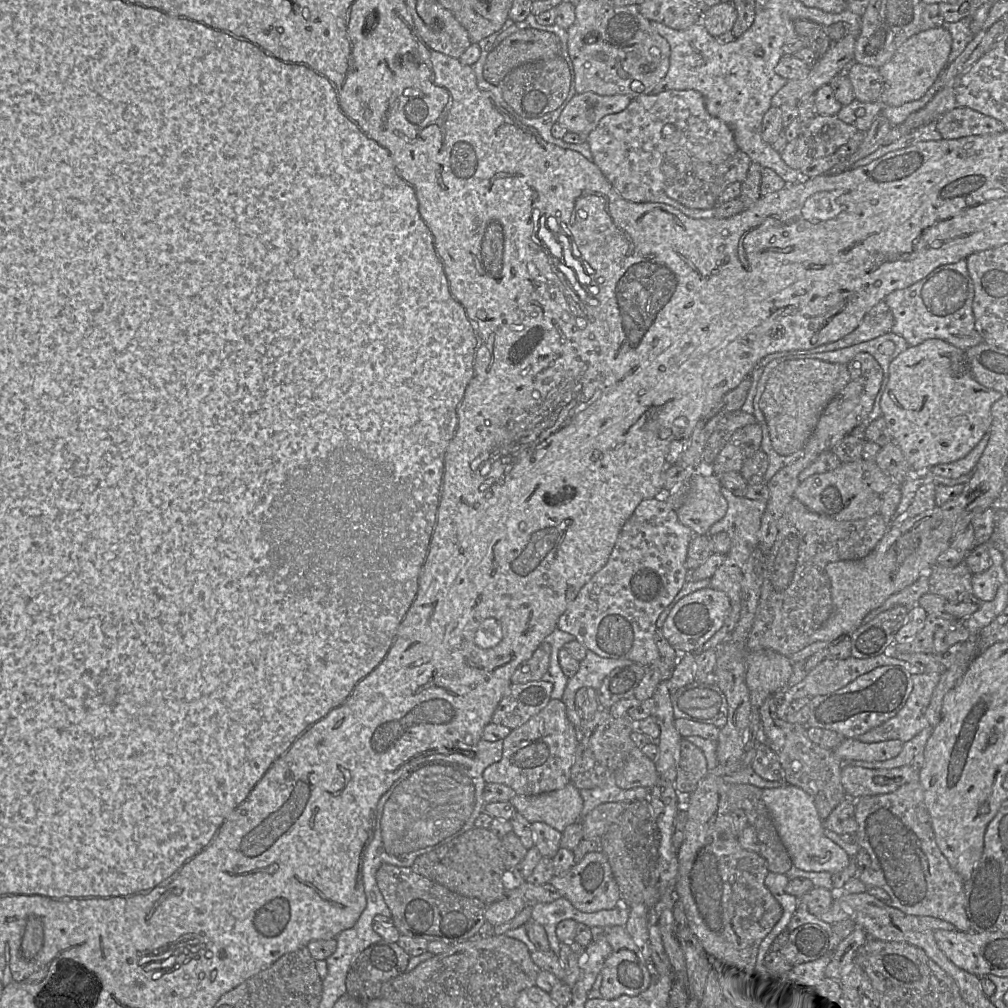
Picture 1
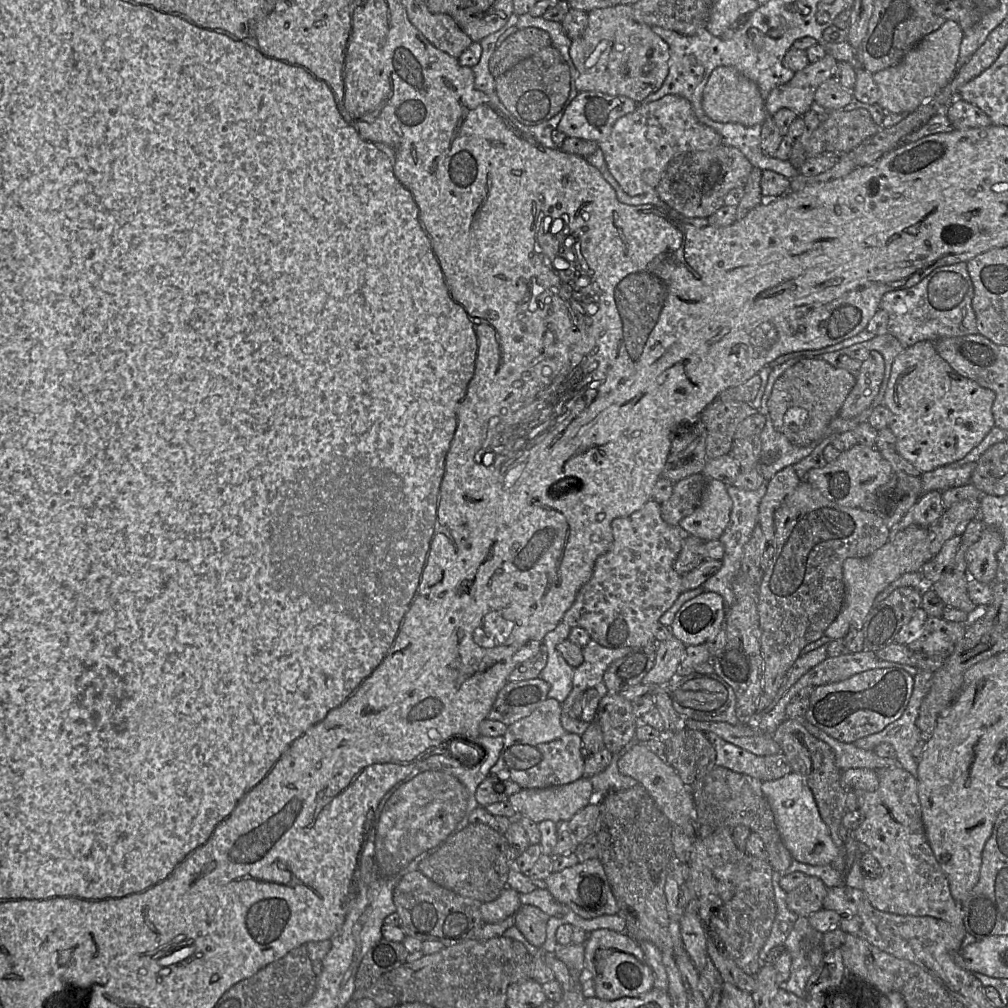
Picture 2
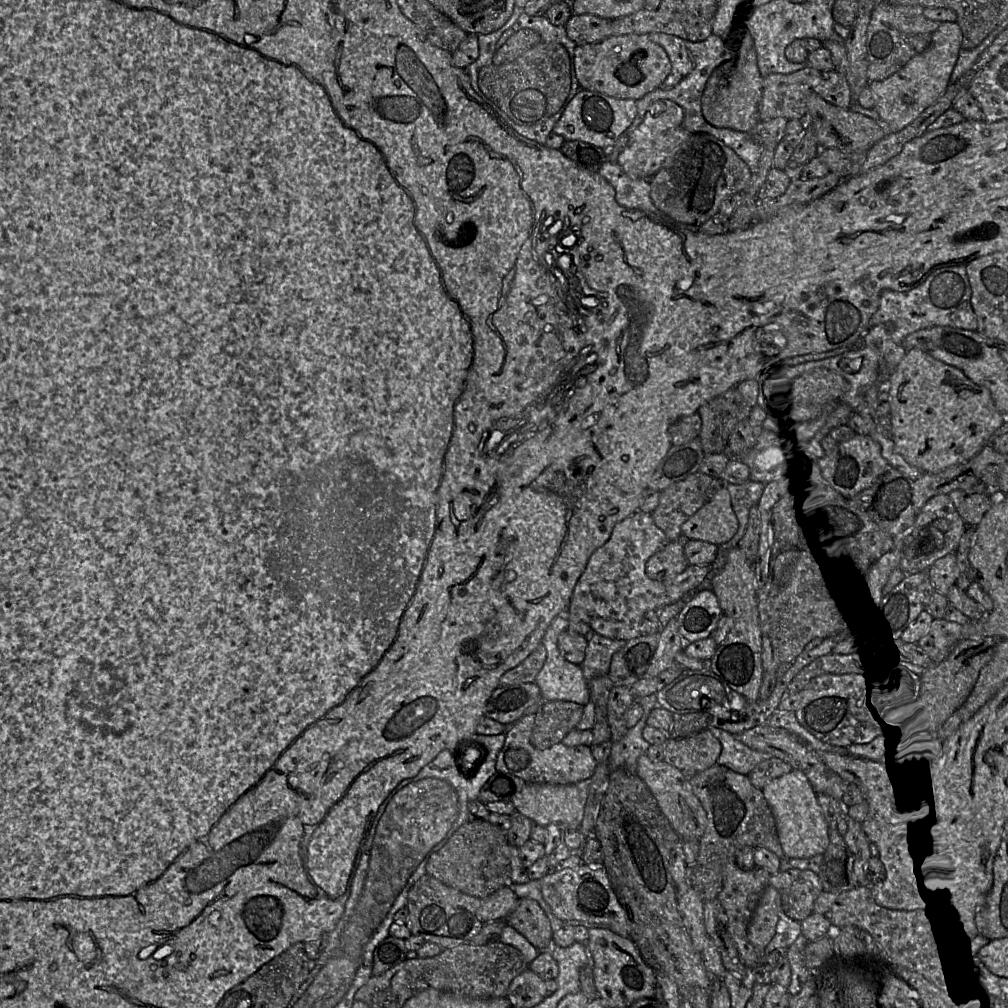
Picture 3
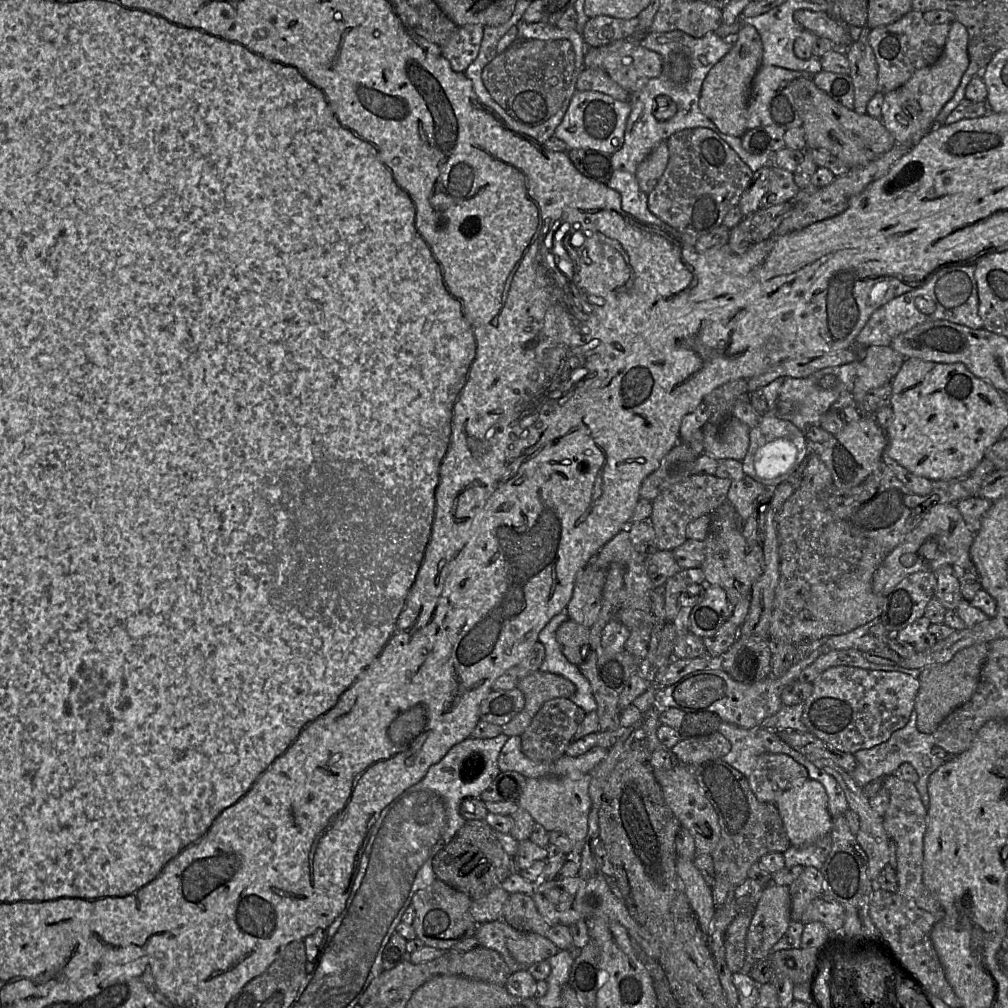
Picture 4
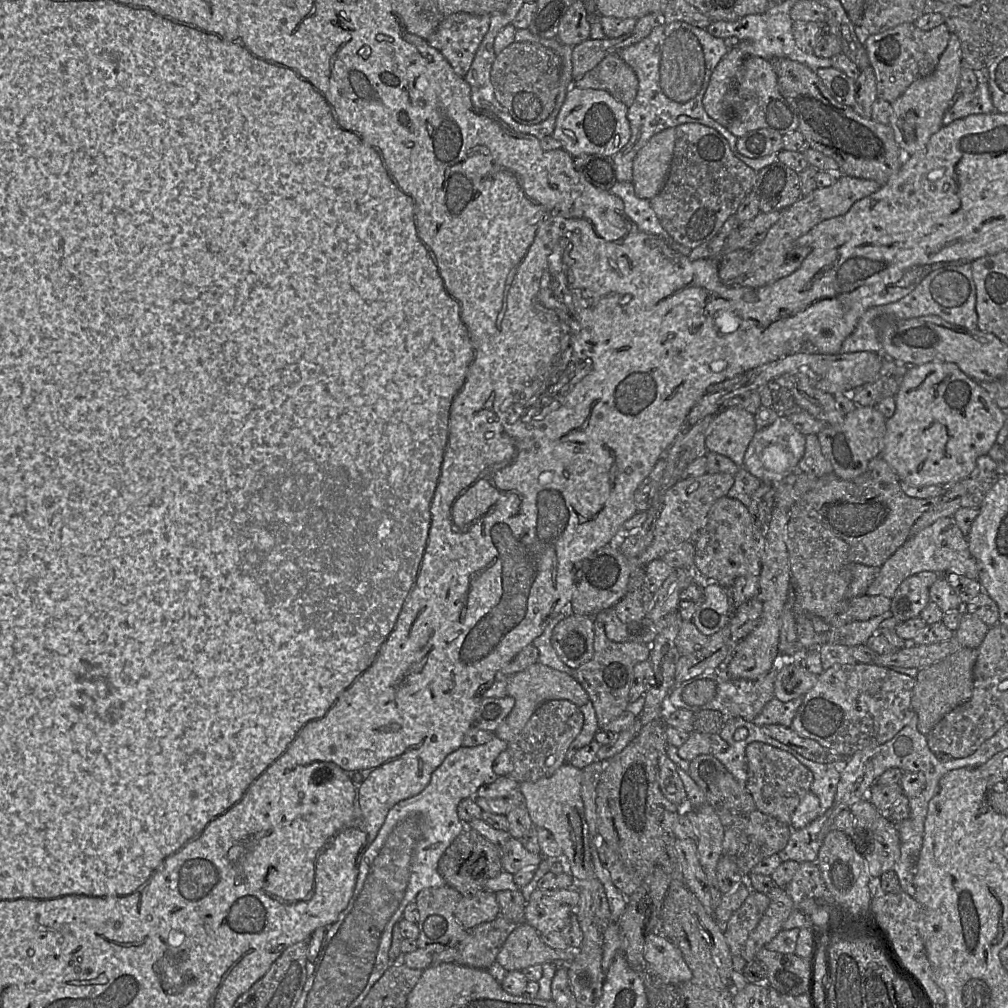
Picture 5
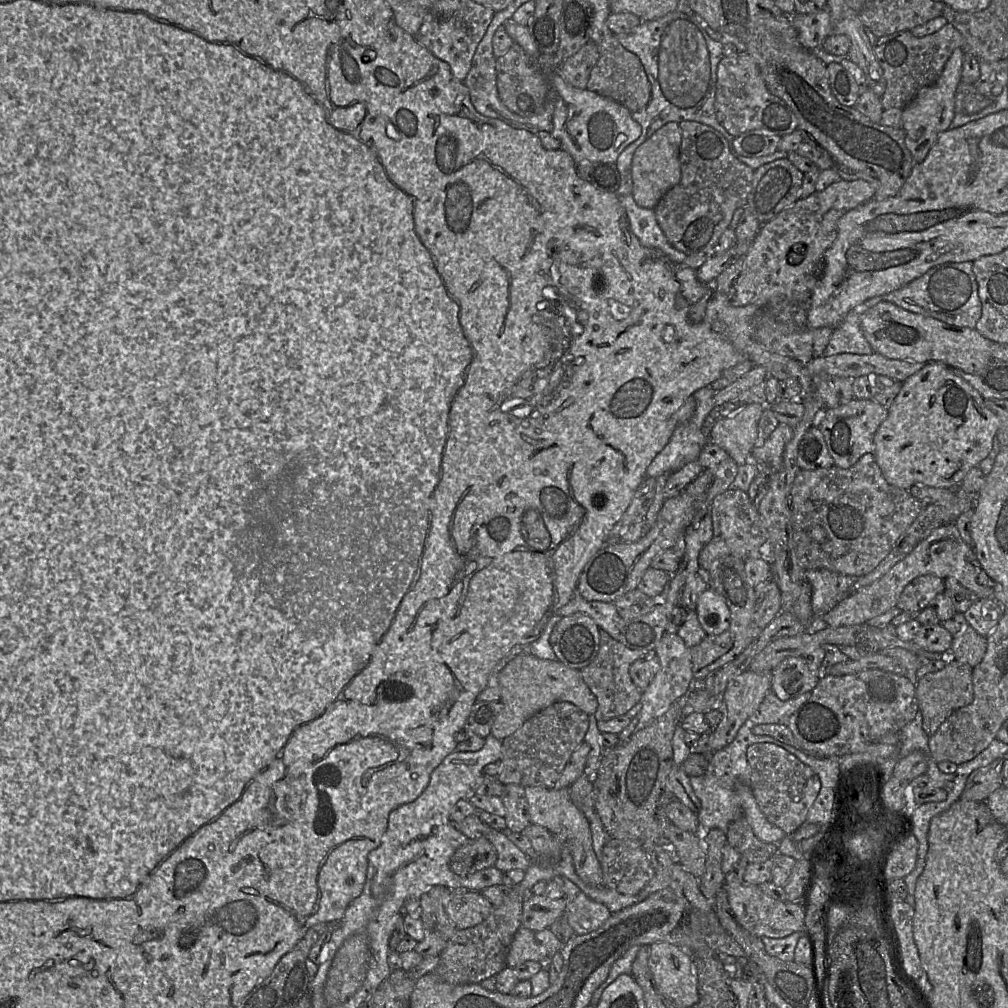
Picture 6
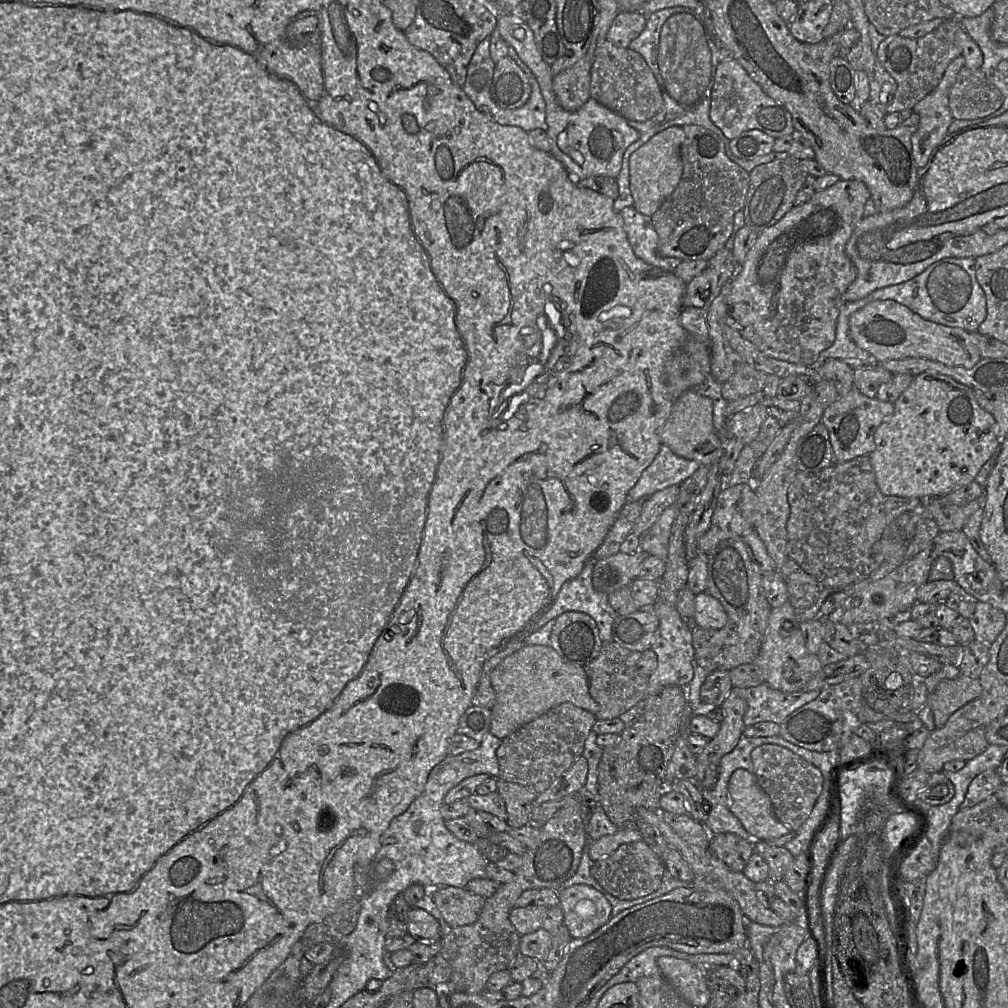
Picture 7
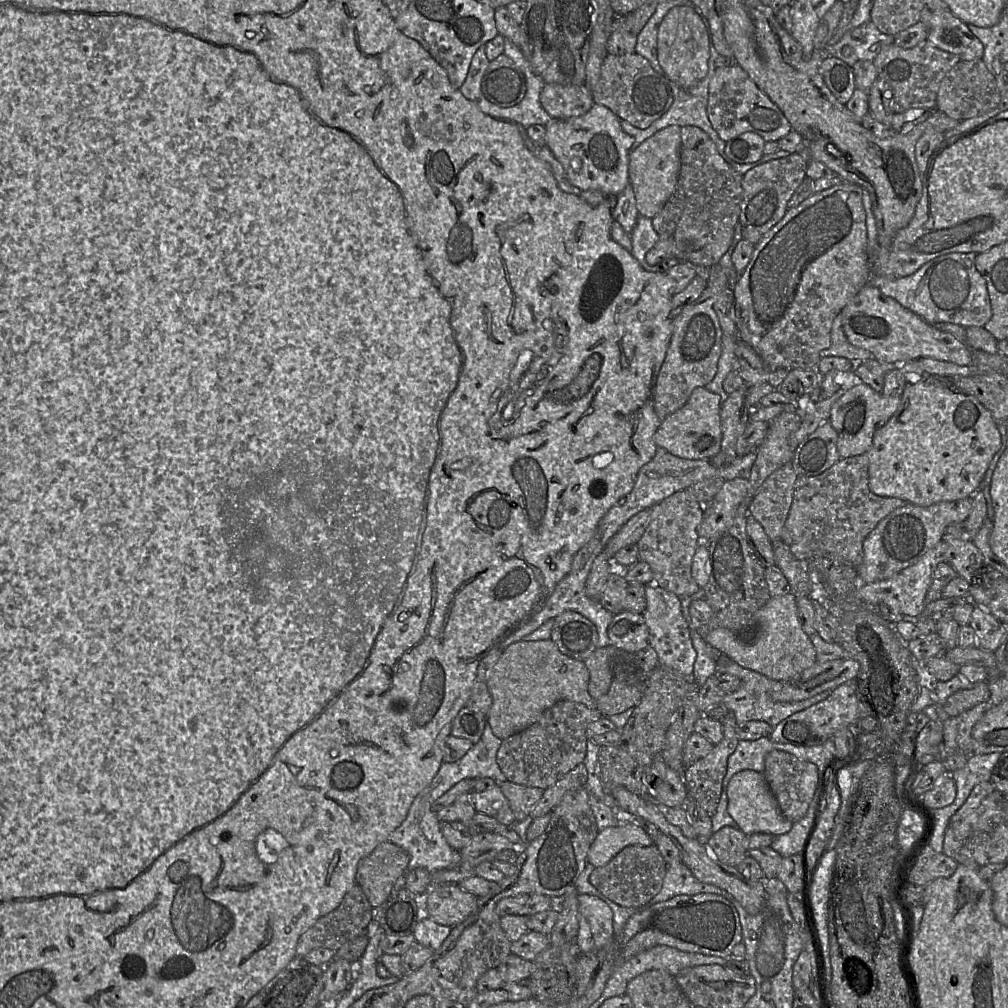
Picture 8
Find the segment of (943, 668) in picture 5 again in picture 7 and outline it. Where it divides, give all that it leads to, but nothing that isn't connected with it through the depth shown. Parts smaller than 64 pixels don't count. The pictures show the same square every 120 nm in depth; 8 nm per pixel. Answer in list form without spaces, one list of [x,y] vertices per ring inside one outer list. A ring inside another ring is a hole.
[[[959,675],[954,679],[944,679],[928,695],[927,705],[933,713],[934,726],[939,729],[957,710],[977,699],[982,693],[978,679]]]

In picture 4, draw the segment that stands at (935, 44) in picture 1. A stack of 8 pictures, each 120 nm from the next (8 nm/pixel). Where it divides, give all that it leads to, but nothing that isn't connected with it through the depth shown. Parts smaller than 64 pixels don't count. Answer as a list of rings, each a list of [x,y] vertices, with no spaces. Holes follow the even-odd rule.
[[[959,22],[949,24],[945,47],[931,66],[916,71],[899,88],[884,94],[881,121],[893,135],[896,144],[914,145],[935,128],[935,120],[943,106],[952,98],[970,60],[967,54],[968,34]]]

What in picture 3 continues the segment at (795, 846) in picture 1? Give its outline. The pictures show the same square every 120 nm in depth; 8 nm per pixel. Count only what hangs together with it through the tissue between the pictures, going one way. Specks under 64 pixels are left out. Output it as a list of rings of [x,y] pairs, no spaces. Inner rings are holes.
[[[793,769],[762,788],[776,822],[785,857],[806,859],[824,854],[829,845],[829,824],[817,799],[817,792],[802,770]]]

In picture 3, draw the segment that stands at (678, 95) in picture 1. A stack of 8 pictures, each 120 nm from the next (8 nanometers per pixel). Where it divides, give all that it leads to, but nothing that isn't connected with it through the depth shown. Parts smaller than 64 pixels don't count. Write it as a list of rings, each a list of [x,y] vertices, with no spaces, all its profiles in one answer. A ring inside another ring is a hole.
[[[669,99],[653,102],[642,123],[628,134],[627,144],[617,159],[622,170],[634,179],[651,179],[689,139],[691,133],[683,128],[683,117],[684,111],[677,103]]]

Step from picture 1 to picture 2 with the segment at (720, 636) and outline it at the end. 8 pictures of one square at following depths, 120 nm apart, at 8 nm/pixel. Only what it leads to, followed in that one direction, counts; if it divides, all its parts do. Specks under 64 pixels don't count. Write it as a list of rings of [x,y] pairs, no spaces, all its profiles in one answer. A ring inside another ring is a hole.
[[[766,484],[761,485],[756,490],[745,490],[735,486],[728,486],[727,492],[732,500],[732,508],[730,513],[730,521],[722,536],[720,541],[724,546],[724,555],[722,558],[722,565],[720,569],[709,577],[700,587],[692,590],[683,591],[677,599],[674,601],[672,606],[660,617],[659,621],[670,628],[675,614],[679,608],[689,599],[696,597],[697,595],[703,593],[704,591],[715,592],[719,594],[723,599],[726,609],[730,607],[735,601],[735,595],[733,591],[733,580],[741,572],[741,562],[743,556],[743,549],[745,544],[749,541],[752,536],[755,526],[758,524],[759,519],[759,504],[762,497],[766,493]]]

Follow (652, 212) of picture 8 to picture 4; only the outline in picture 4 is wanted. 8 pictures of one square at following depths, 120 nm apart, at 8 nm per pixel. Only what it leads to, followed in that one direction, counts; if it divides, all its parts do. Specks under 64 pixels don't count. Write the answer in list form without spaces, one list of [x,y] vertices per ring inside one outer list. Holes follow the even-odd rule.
[[[666,140],[661,141],[638,165],[635,172],[640,189],[649,194],[657,185],[669,160]]]

